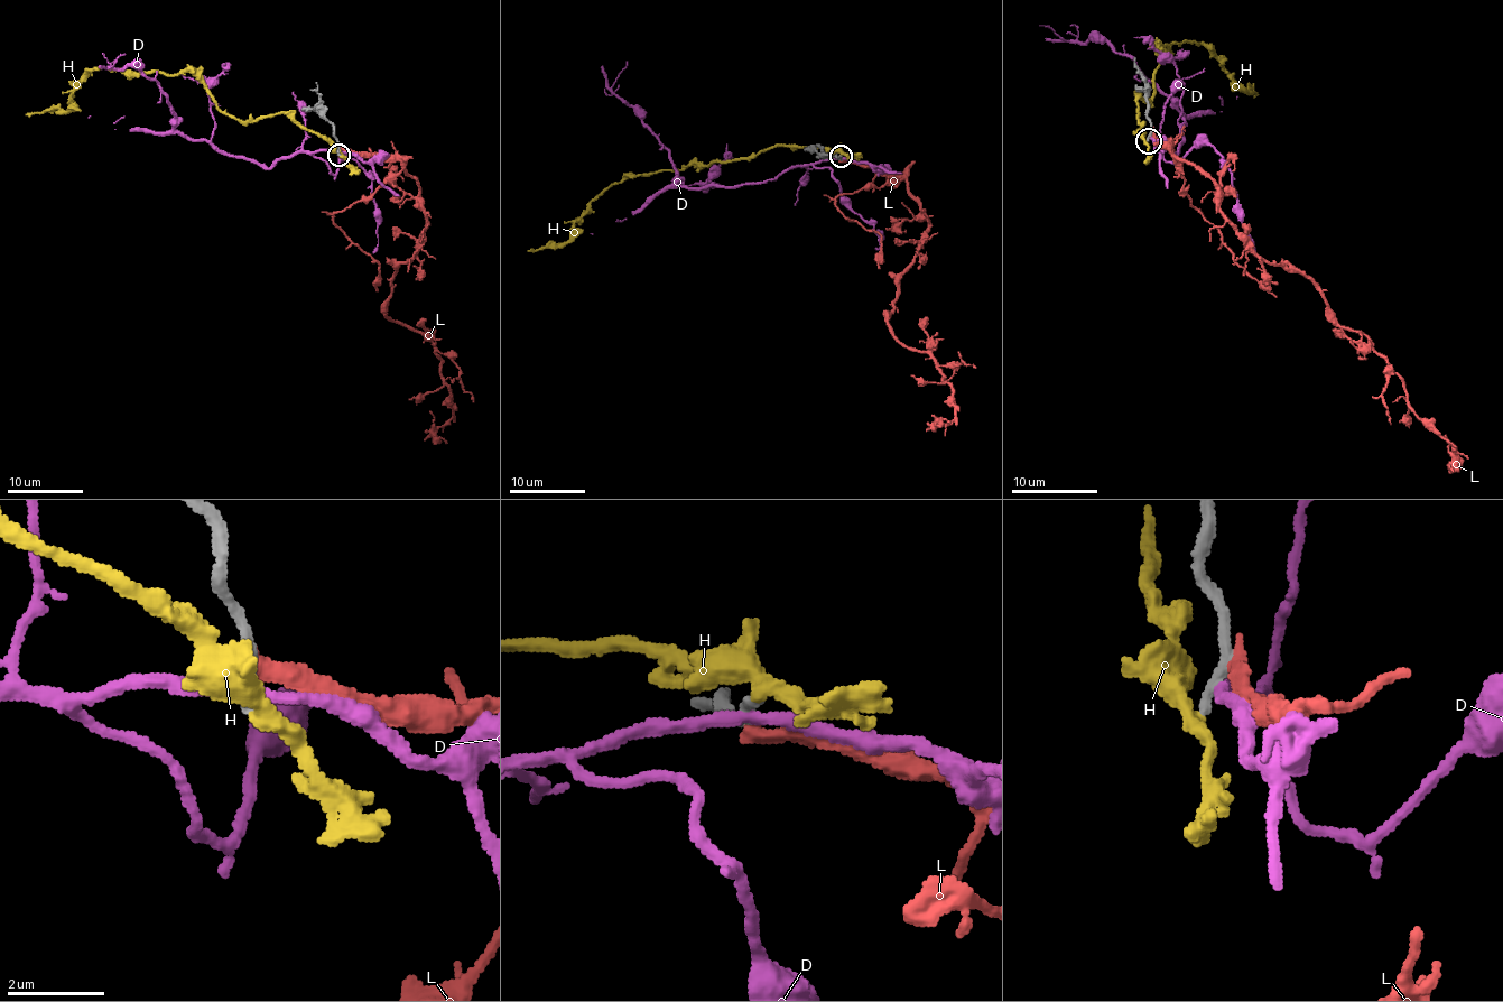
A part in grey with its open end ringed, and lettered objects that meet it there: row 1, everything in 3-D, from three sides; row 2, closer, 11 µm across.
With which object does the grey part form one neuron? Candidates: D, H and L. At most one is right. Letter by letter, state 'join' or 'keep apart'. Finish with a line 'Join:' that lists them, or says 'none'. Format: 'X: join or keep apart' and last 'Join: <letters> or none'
D: keep apart
H: keep apart
L: keep apart
Join: none

